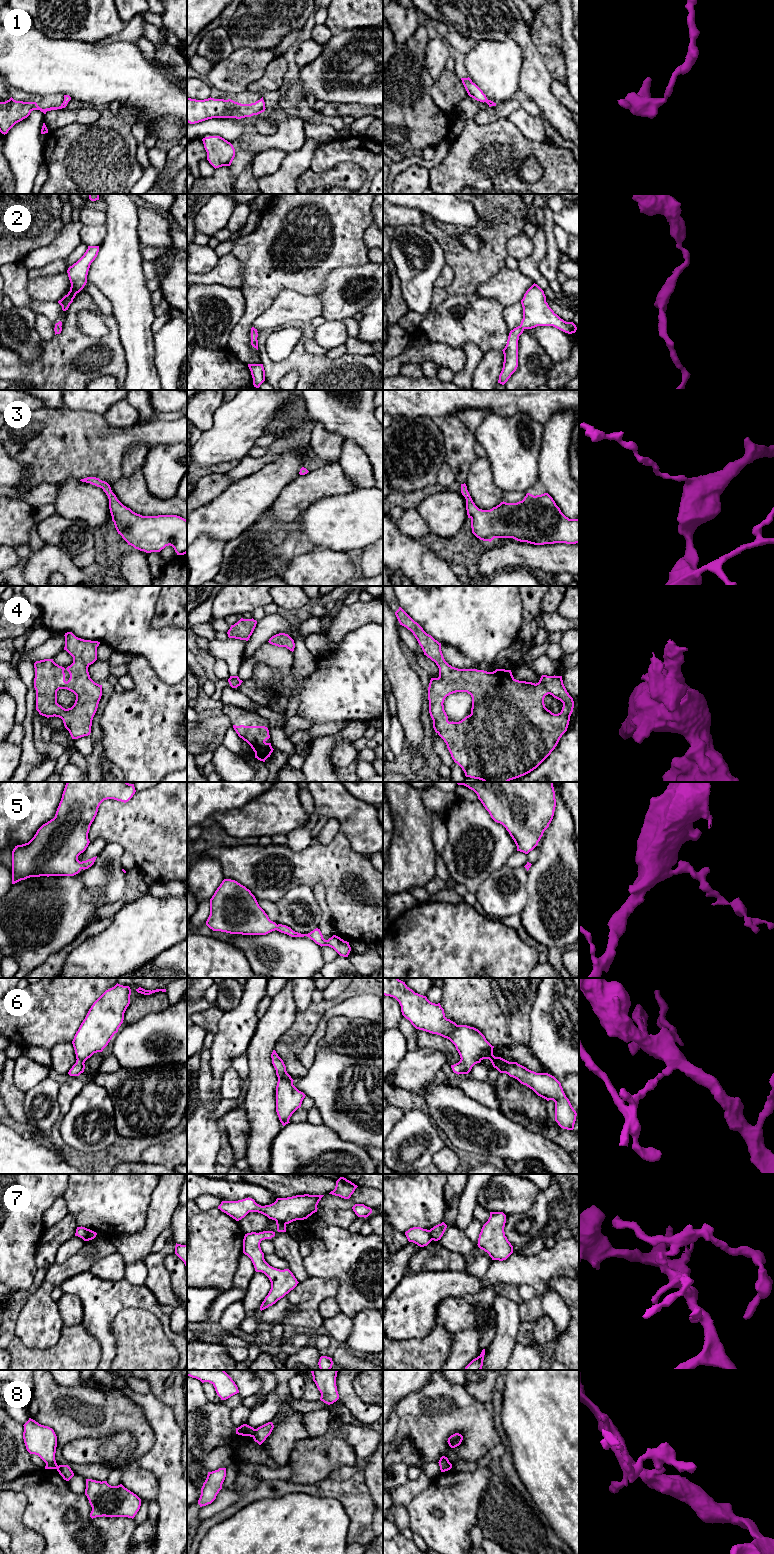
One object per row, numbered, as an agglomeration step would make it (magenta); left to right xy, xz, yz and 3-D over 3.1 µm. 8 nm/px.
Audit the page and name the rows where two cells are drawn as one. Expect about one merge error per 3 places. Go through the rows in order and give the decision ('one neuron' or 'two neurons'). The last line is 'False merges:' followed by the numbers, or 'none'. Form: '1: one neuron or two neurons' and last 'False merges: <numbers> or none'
1: one neuron
2: one neuron
3: one neuron
4: one neuron
5: one neuron
6: one neuron
7: two neurons
8: two neurons
False merges: 7, 8

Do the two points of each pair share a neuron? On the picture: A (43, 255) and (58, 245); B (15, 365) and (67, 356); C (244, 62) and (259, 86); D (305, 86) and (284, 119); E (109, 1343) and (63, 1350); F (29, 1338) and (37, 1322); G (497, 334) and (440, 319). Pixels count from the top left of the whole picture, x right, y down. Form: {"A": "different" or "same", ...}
{"A": "same", "B": "same", "C": "different", "D": "different", "E": "different", "F": "same", "G": "same"}

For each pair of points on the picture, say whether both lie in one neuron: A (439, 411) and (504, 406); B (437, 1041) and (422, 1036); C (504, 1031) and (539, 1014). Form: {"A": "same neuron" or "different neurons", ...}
{"A": "same neuron", "B": "same neuron", "C": "different neurons"}

